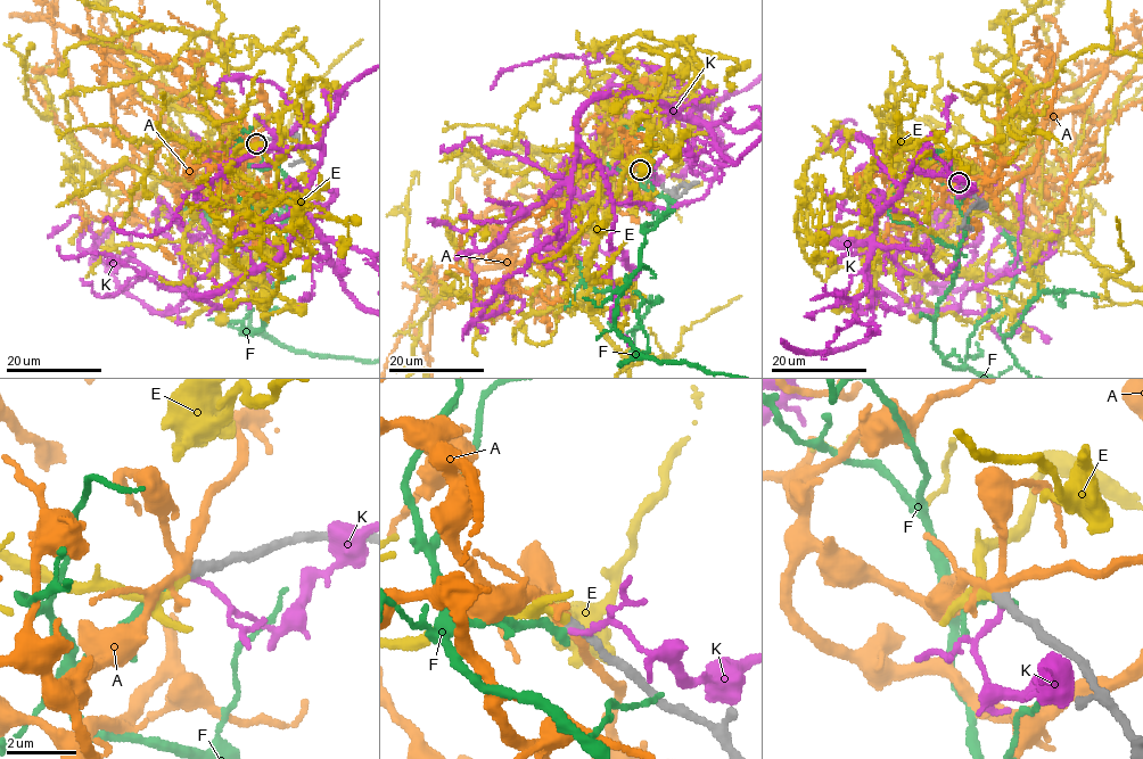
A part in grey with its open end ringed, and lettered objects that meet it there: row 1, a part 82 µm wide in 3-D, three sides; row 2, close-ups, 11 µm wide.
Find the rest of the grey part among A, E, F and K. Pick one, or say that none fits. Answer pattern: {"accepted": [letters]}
{"accepted": ["E"]}

